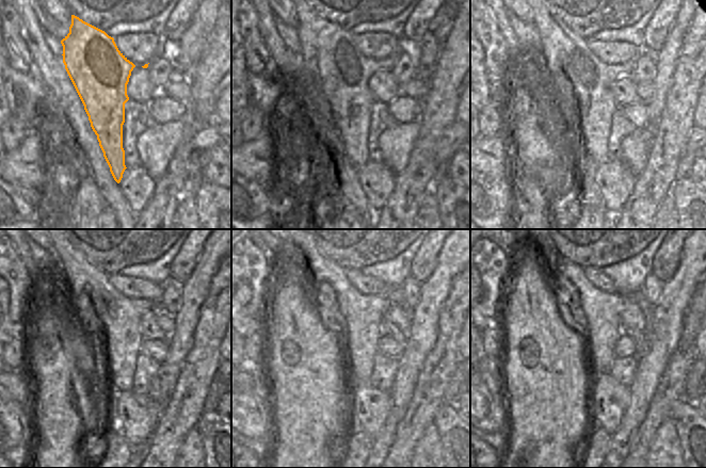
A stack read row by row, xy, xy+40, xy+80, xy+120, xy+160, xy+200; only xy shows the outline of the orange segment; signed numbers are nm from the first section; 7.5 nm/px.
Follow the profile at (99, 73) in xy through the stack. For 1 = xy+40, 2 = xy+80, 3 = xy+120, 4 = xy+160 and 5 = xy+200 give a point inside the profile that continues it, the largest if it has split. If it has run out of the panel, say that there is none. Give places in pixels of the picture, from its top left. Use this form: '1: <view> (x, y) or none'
1: xy+40 (332, 63)
2: xy+80 (561, 50)
3: xy+120 (119, 315)
4: xy+160 (363, 312)
5: xy+200 (602, 309)

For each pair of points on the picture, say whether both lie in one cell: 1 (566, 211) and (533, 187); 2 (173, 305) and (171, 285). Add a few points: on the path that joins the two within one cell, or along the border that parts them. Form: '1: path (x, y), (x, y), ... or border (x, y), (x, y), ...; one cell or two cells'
1: border (573, 191), (557, 197), (554, 218); two cells
2: path (171, 300), (171, 290); one cell

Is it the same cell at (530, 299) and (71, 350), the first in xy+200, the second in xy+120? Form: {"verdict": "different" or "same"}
{"verdict": "same"}

